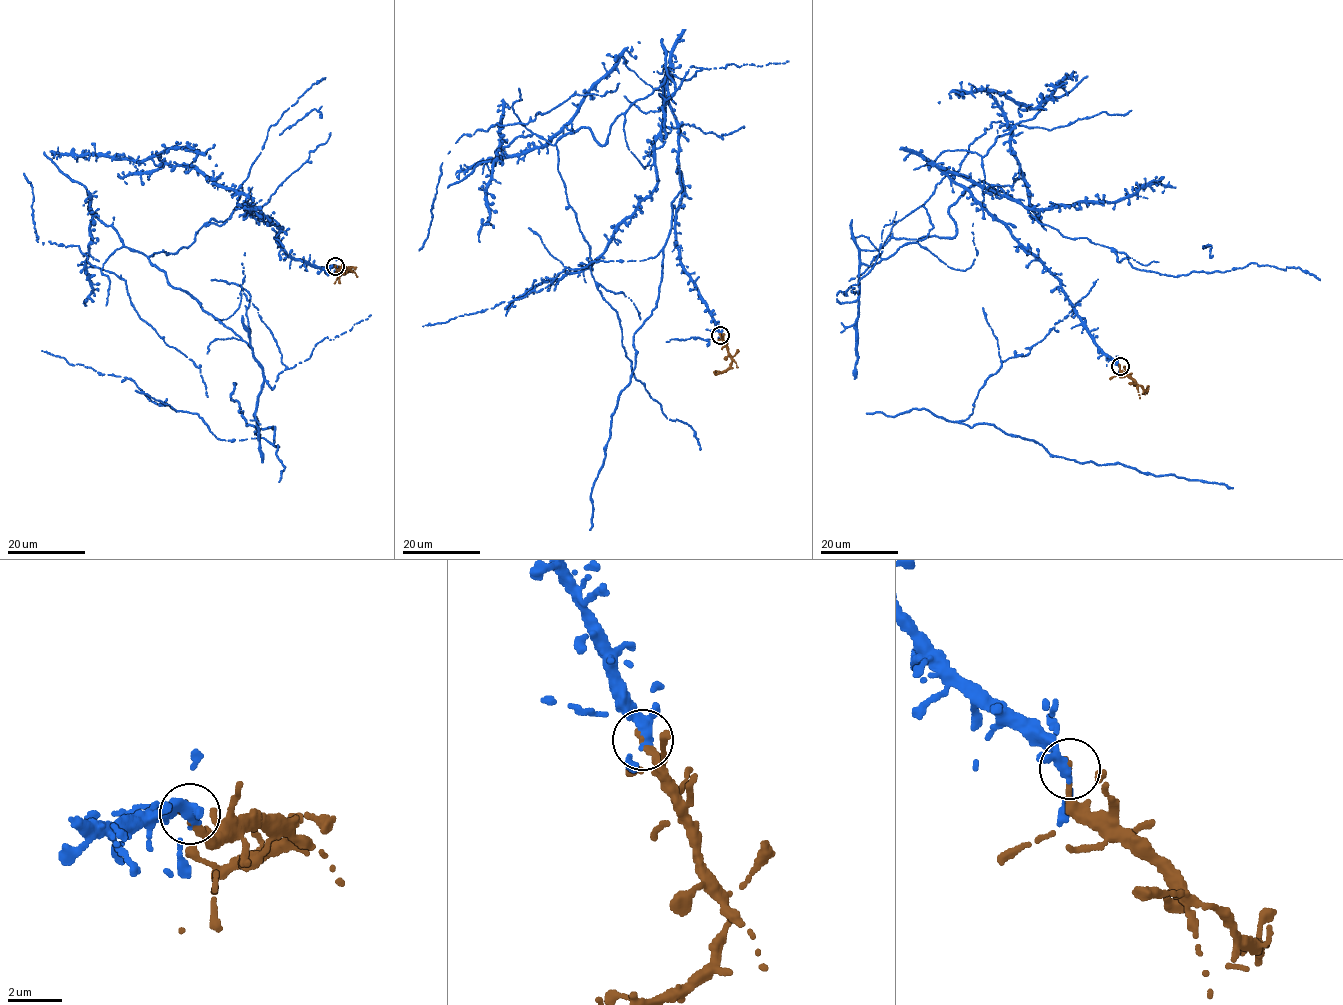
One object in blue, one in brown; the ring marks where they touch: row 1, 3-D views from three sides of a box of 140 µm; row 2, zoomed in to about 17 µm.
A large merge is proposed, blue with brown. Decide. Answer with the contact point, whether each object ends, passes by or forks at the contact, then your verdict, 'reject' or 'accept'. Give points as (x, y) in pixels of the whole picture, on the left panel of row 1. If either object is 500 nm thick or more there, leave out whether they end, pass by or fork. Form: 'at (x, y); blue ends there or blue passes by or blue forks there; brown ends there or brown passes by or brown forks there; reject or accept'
at (335, 266); blue forks there; brown ends there; accept

